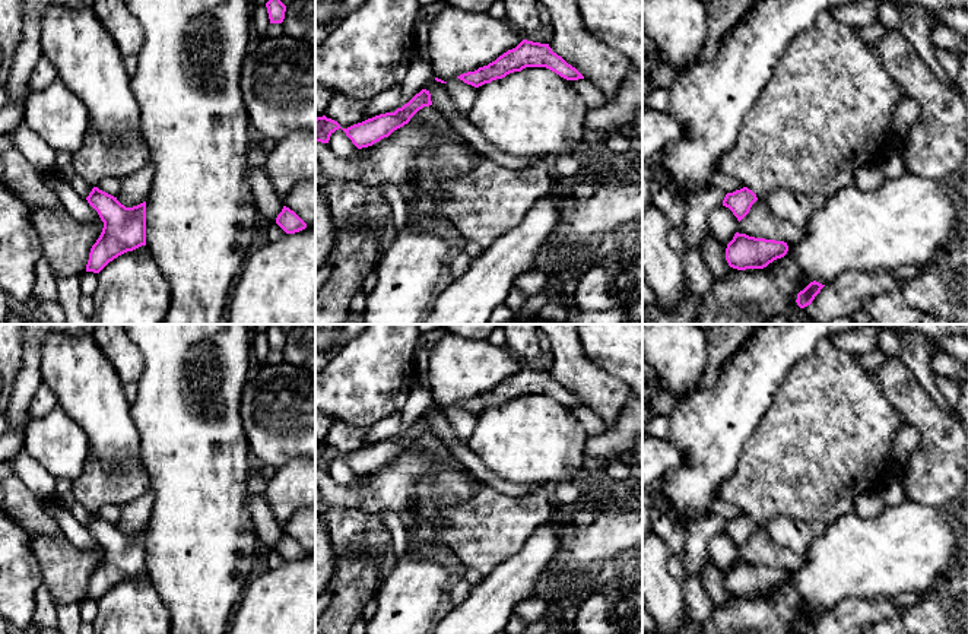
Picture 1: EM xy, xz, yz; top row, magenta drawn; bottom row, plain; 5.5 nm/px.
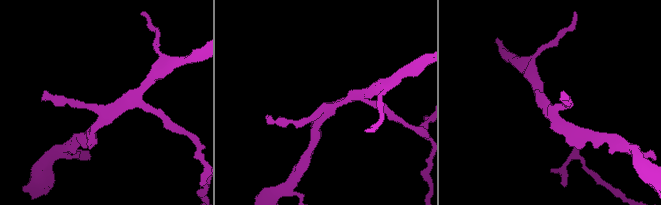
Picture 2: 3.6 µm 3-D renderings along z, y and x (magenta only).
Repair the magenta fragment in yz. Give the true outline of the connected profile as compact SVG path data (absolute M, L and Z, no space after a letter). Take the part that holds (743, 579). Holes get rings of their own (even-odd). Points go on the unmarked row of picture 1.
M736 559L727 571L726 587L737 597L764 596L777 586L787 581L788 573L784 568L755 565Z

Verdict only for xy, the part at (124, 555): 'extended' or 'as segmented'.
as segmented

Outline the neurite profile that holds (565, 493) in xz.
M565 479L552 485L552 494L556 507L584 504L587 501L588 492L588 486L568 482Z

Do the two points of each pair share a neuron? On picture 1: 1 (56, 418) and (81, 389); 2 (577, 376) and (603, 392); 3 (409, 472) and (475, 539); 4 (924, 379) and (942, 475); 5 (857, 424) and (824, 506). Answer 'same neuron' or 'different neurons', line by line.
1: different neurons
2: same neuron
3: different neurons
4: different neurons
5: same neuron

